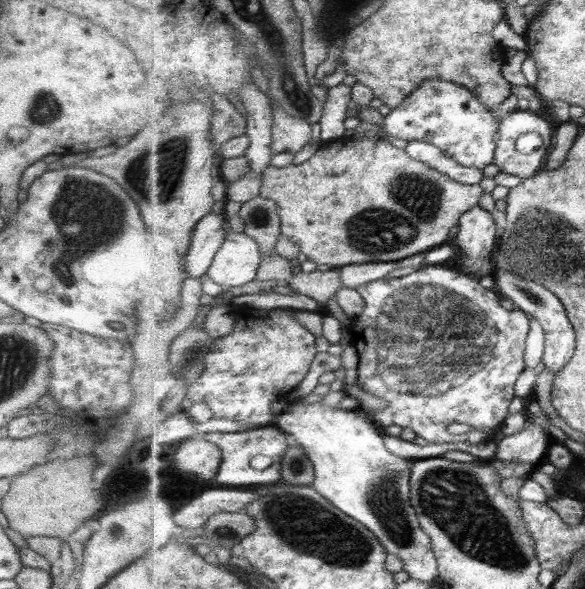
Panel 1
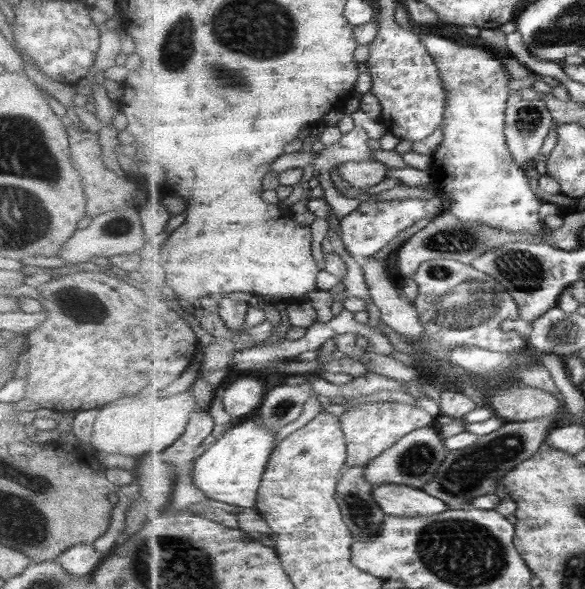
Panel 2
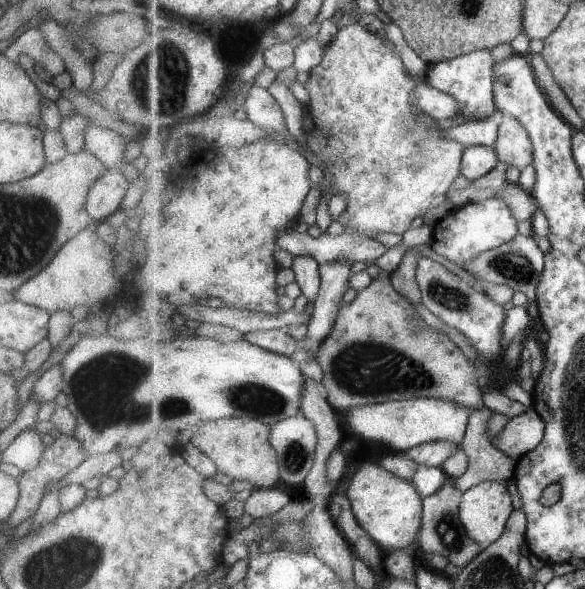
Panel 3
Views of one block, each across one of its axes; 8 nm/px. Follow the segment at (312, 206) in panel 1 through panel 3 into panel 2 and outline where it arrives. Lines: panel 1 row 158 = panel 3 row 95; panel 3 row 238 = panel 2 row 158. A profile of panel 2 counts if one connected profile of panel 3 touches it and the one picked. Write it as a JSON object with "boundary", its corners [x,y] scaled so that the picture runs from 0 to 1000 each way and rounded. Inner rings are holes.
{"boundary":[[[638,268],[631,272],[600,273],[578,282],[578,294],[586,306],[605,319],[621,324],[634,319],[662,302],[662,290],[667,285],[658,277]]]}

